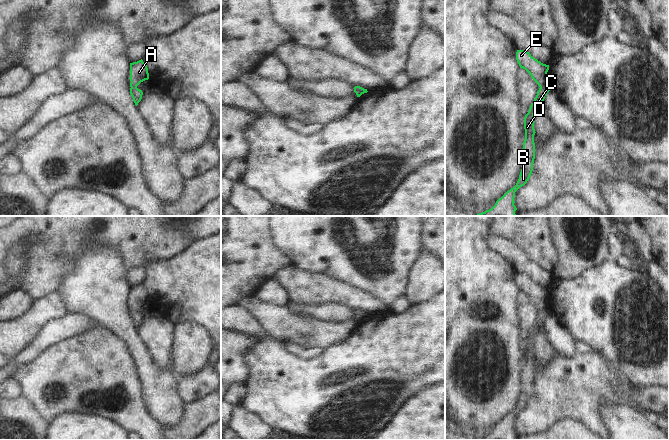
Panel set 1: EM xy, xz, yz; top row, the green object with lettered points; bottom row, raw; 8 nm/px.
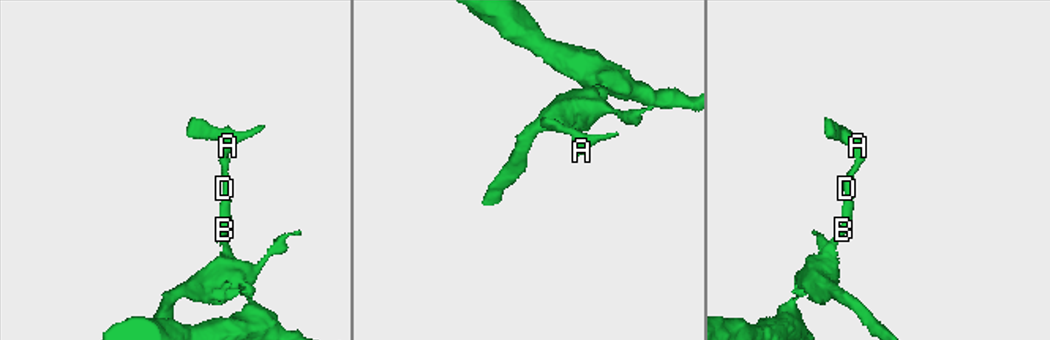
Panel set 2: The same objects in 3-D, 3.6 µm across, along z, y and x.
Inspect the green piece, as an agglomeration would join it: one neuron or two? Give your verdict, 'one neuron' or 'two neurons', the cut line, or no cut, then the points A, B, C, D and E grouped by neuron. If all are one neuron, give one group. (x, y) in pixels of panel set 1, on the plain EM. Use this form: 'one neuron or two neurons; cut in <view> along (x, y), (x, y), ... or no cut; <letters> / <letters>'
one neuron; no cut; A B C D E

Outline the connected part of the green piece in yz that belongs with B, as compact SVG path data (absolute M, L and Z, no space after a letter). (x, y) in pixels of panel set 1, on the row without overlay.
M517 274L516 284L520 292L525 293L540 311L528 337L524 341L525 364L521 374L523 391L516 409L499 422L491 433L475 440L517 440L515 438L517 432L514 429L515 416L527 407L533 395L535 383L534 359L536 357L534 353L534 338L550 315L550 312L547 310L549 289L541 287L526 274Z

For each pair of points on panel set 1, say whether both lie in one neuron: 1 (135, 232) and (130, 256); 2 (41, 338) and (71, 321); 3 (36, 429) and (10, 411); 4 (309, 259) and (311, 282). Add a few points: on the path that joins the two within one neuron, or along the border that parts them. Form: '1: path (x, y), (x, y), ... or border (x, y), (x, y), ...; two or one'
1: path (137, 238), (135, 250); one
2: path (48, 336), (54, 331), (64, 328); one
3: path (30, 426), (16, 417); one
4: border (291, 263), (307, 271), (319, 272), (332, 278); two

